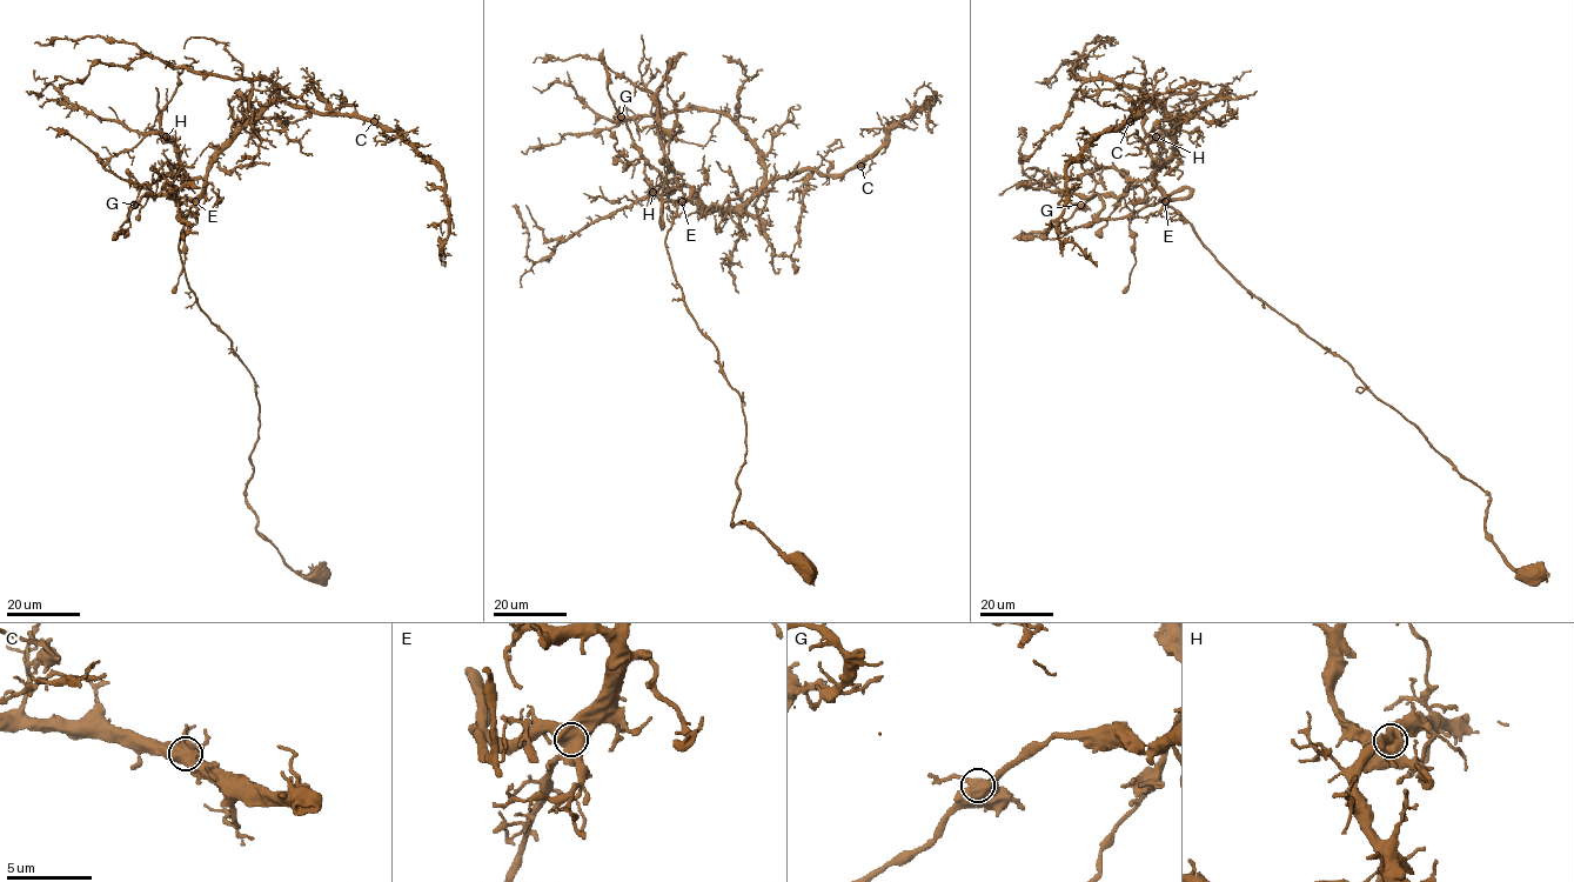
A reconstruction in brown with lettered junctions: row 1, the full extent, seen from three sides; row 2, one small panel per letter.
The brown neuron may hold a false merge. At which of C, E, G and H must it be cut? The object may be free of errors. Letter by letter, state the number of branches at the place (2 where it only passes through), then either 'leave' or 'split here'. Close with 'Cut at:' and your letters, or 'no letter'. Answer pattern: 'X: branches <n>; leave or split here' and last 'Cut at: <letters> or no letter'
C: branches 3; leave
E: branches 3; leave
G: branches 3; leave
H: branches 3; split here
Cut at: H

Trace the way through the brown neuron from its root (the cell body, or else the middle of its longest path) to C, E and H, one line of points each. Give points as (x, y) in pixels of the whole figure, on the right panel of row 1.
C: (1533, 573), (1486, 532), (1489, 496), (1167, 204), (1153, 181), (1172, 153), (1166, 114), (1145, 101), (1130, 121)
E: (1533, 573), (1538, 569), (1520, 575), (1486, 532), (1489, 496), (1384, 403), (1346, 361), (1253, 296), (1165, 201)
H: (1533, 573), (1520, 575), (1486, 532), (1489, 496), (1346, 361), (1253, 296), (1167, 204), (1150, 178), (1156, 137)

